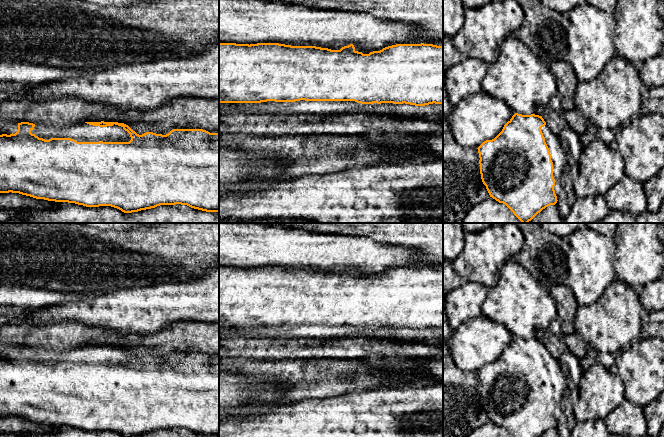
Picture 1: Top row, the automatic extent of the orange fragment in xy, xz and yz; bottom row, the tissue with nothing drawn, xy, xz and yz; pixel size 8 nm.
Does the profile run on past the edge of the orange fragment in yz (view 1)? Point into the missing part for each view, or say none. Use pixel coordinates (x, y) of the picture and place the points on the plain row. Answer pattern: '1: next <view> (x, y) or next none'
1: next yz (558, 380)

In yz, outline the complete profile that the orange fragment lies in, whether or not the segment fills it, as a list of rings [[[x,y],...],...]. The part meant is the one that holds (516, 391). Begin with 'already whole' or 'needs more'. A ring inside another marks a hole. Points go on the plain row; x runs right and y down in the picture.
needs more; [[[515,337],[494,363],[484,365],[477,373],[481,403],[490,421],[505,428],[513,437],[540,437],[558,424],[567,422],[561,400],[563,394],[569,391],[568,382],[559,361],[549,353],[542,340]]]

